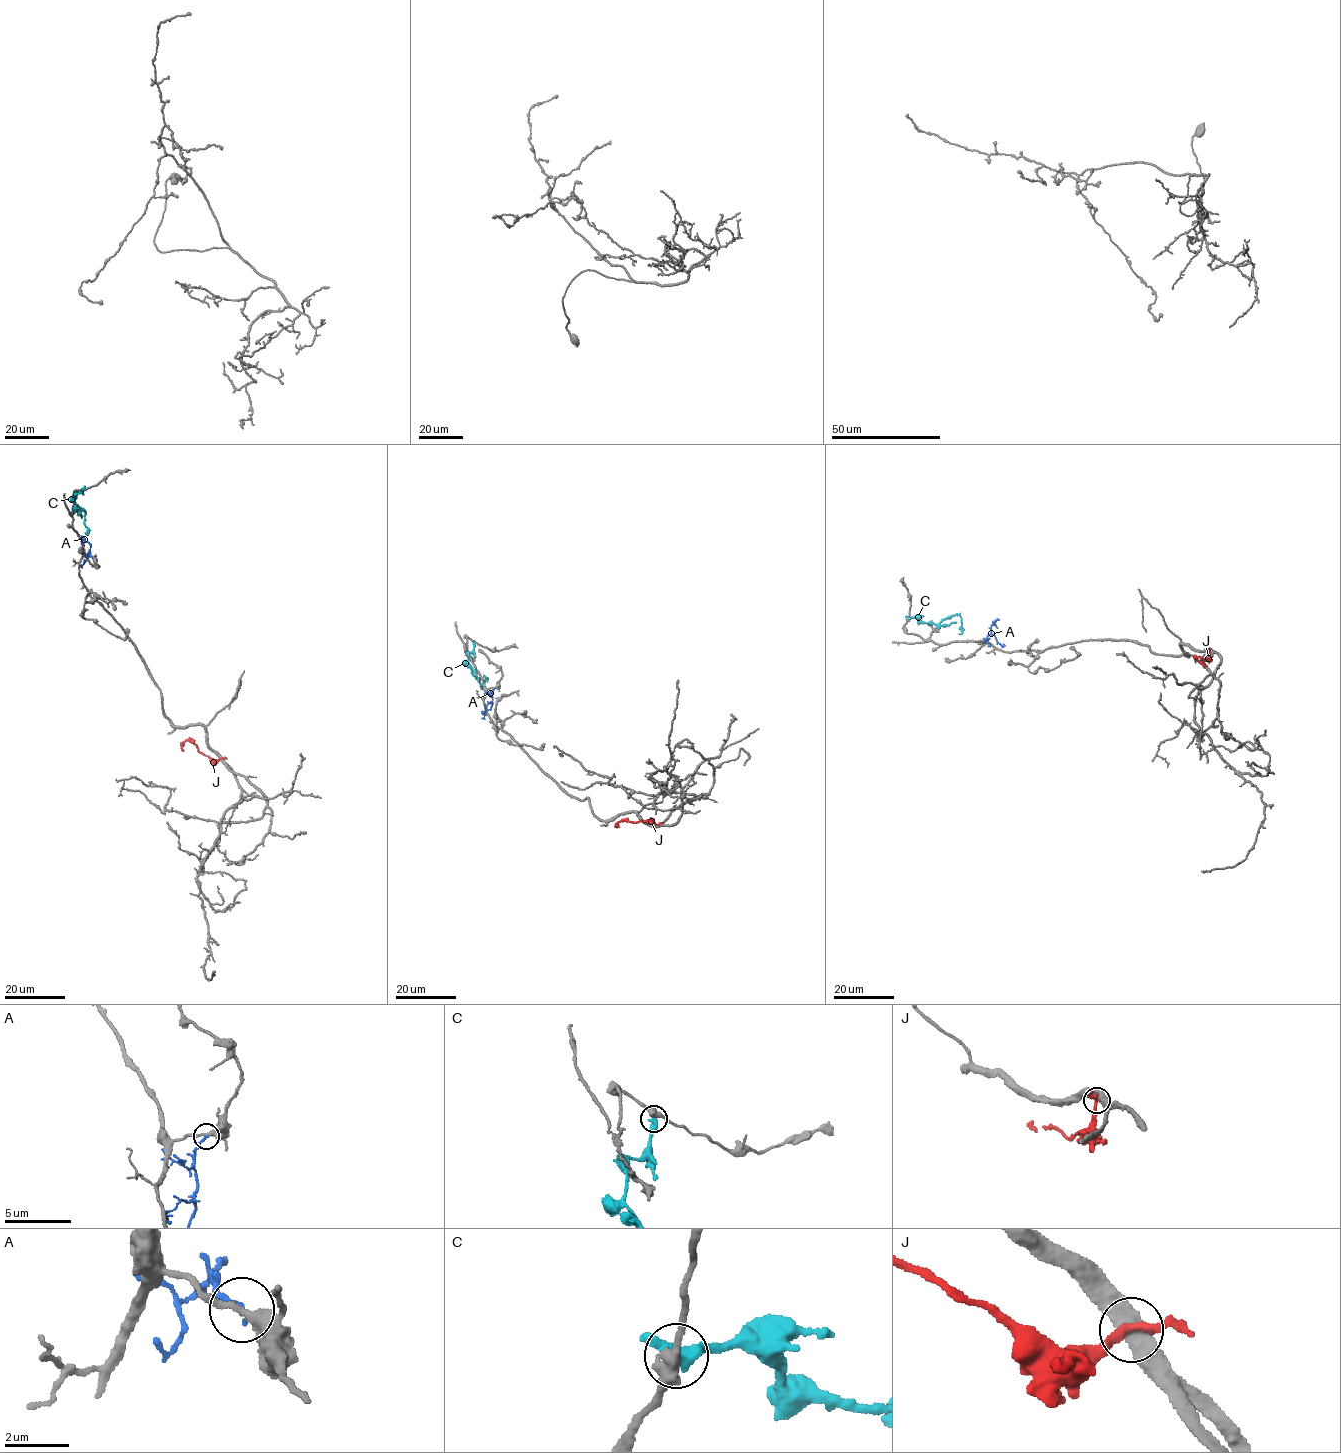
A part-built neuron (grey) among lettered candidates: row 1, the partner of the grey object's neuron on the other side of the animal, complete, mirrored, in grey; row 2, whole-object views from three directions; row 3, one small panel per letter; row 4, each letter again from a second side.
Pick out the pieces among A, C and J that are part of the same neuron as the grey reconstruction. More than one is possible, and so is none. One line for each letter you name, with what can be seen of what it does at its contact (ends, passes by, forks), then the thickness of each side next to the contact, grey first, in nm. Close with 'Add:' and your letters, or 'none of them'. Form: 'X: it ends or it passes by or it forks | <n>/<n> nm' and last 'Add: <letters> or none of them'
Add: none of them

